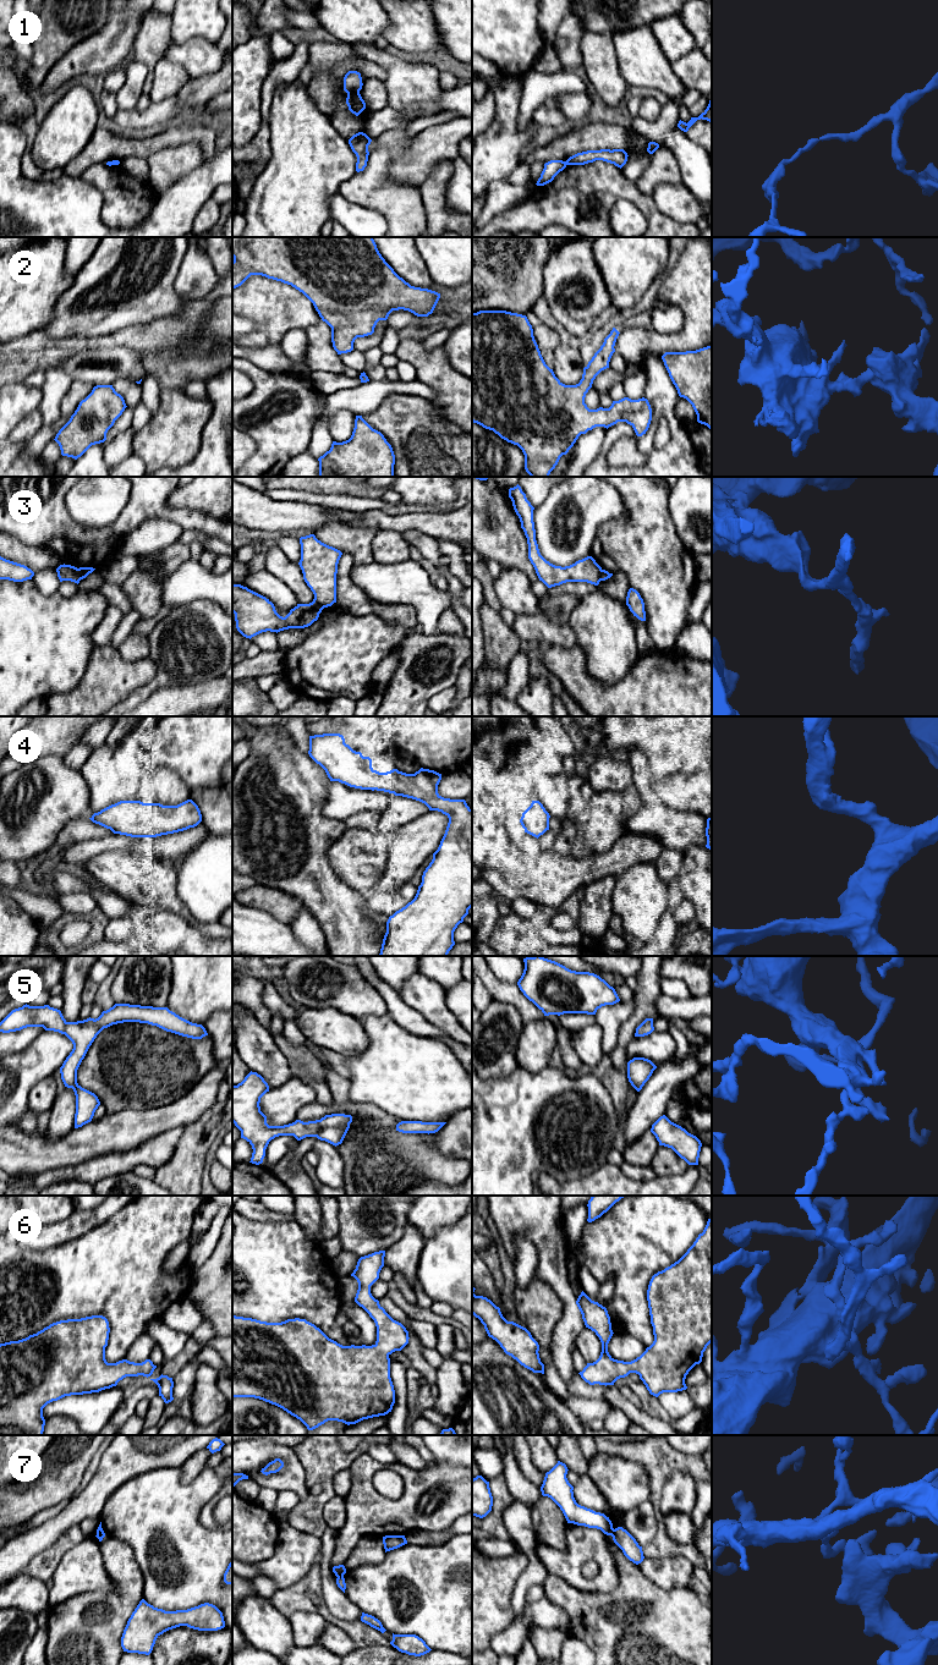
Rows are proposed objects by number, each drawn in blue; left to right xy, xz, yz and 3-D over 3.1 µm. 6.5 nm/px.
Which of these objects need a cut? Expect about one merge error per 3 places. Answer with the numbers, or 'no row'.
1, 3, 7

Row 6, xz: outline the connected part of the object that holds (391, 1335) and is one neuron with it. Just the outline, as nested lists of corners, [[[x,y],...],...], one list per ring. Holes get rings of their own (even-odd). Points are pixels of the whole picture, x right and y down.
[[[385,1251],[361,1257],[351,1274],[358,1282],[355,1302],[369,1314],[377,1326],[377,1341],[372,1346],[342,1346],[306,1319],[267,1323],[232,1315],[232,1397],[254,1397],[275,1405],[300,1419],[308,1430],[328,1421],[350,1425],[391,1412],[395,1390],[390,1378],[389,1356],[395,1351],[401,1351],[410,1337],[406,1328],[394,1320],[371,1293],[371,1286],[379,1279],[379,1273],[384,1266],[384,1257]]]

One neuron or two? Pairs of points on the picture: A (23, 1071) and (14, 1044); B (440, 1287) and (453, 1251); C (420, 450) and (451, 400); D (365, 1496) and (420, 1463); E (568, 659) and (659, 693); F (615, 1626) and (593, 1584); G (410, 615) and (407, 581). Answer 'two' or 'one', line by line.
A: two
B: one
C: two
D: two
E: one
F: two
G: two

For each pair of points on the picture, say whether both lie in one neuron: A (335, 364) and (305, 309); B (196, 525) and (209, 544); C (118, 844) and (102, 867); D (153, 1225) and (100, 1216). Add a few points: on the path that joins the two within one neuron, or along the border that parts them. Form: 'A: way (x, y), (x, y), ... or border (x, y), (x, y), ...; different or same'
A: border (321, 319), (305, 329); different
B: border (184, 529), (202, 531), (219, 539); different
C: border (121, 850), (102, 851), (86, 862); different
D: border (122, 1208), (86, 1235); different

